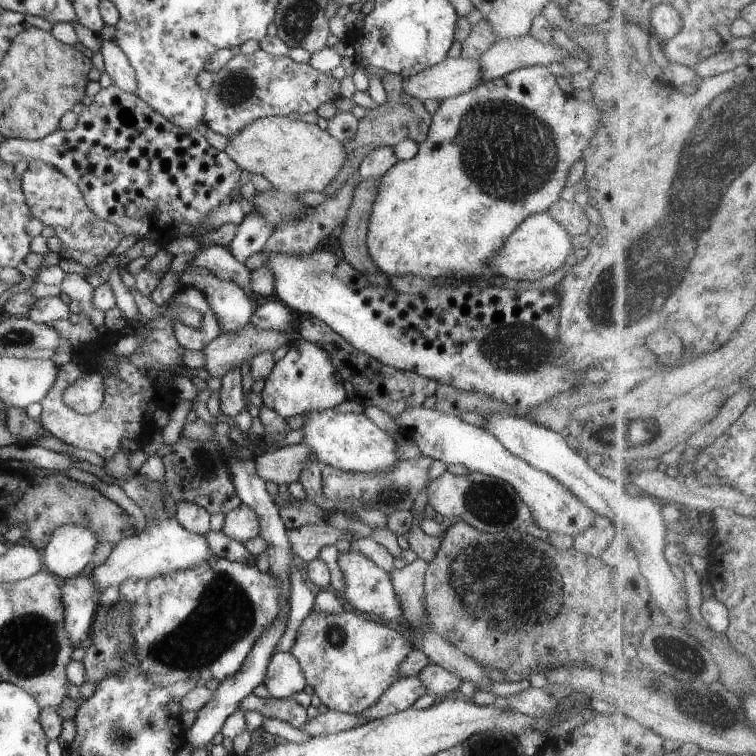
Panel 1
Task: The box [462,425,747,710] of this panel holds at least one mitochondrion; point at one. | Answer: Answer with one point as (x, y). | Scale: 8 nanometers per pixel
(666, 649)

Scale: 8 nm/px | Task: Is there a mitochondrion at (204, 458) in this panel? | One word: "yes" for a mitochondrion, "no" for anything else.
yes

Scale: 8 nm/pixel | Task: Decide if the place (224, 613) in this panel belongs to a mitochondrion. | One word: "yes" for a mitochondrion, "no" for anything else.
yes

